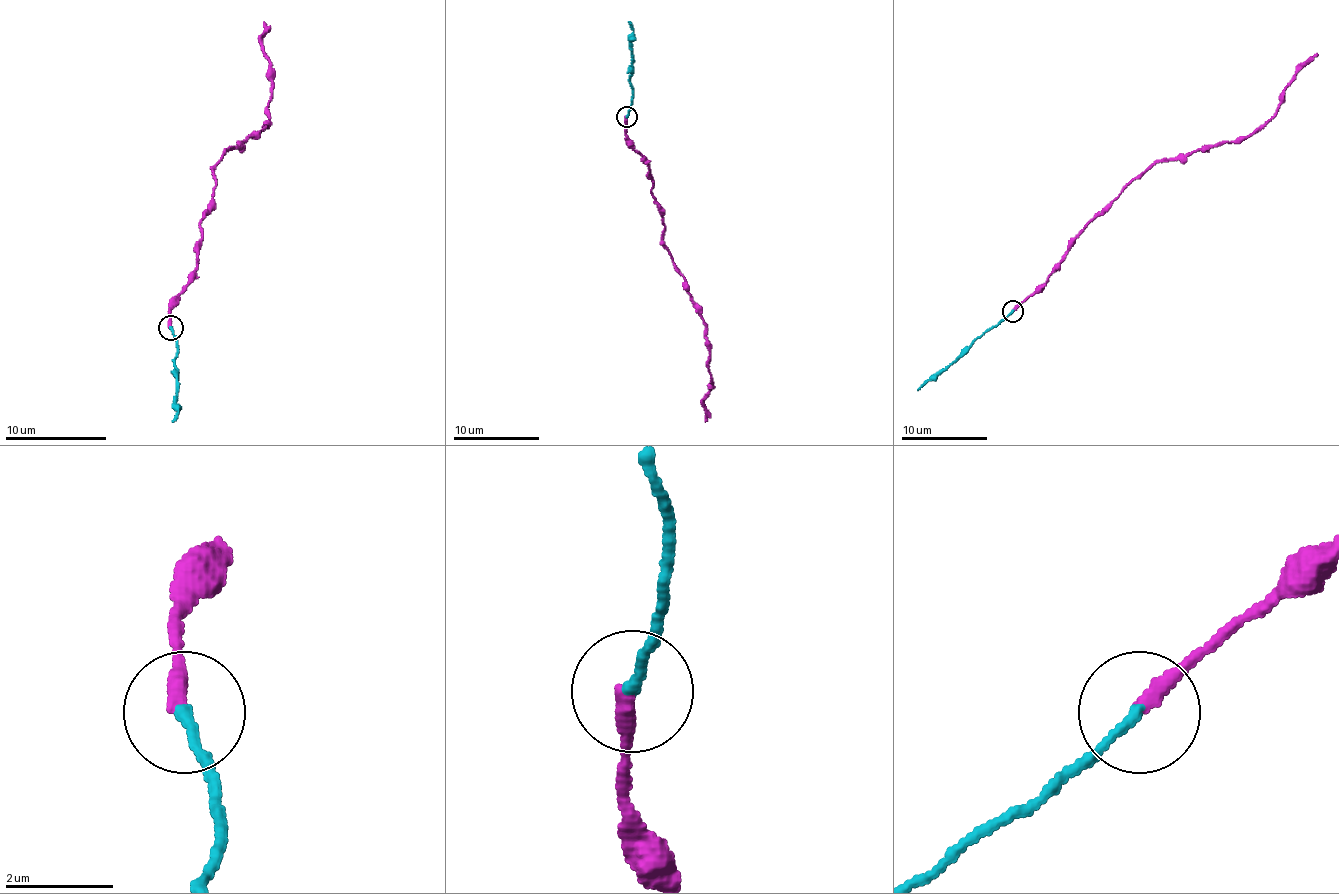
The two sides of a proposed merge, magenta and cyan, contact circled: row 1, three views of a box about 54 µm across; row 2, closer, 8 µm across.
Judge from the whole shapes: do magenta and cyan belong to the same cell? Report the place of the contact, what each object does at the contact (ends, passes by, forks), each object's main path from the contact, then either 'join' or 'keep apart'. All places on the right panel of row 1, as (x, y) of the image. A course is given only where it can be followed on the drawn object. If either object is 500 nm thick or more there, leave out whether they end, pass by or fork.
at (1013, 311); magenta ends there; cyan ends there; magenta runs (1012, 311), (1038, 290), (1072, 241), (1134, 179), (1158, 162), (1252, 136), (1275, 112), (1284, 87), (1316, 53); cyan runs (1012, 311), (986, 328), (957, 361), (939, 369), (918, 390); join

